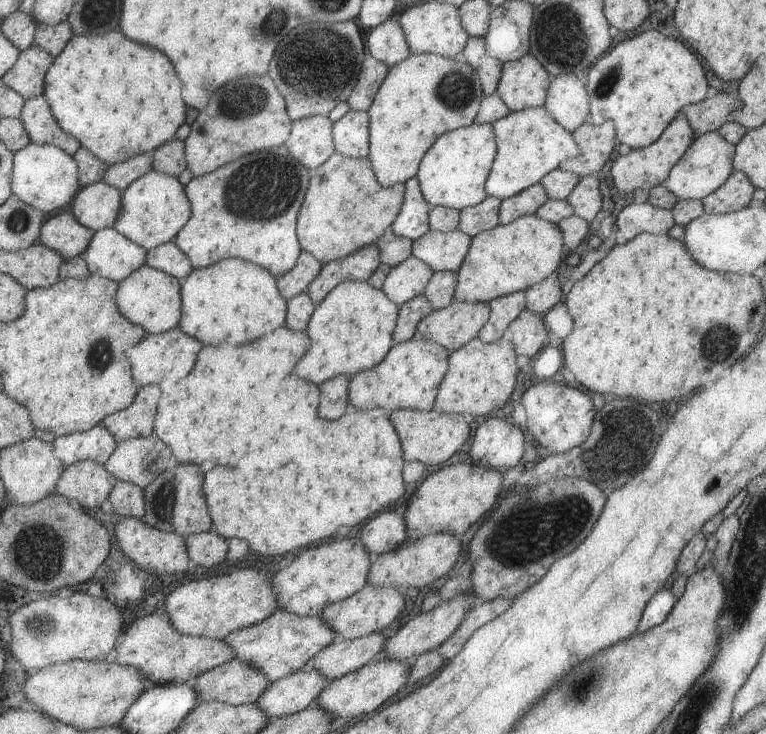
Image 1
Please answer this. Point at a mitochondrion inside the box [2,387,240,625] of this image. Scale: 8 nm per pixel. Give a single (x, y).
(32, 551)

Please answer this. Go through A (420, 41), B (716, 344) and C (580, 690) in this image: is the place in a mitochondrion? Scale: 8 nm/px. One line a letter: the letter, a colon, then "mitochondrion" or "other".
A: other
B: mitochondrion
C: mitochondrion

